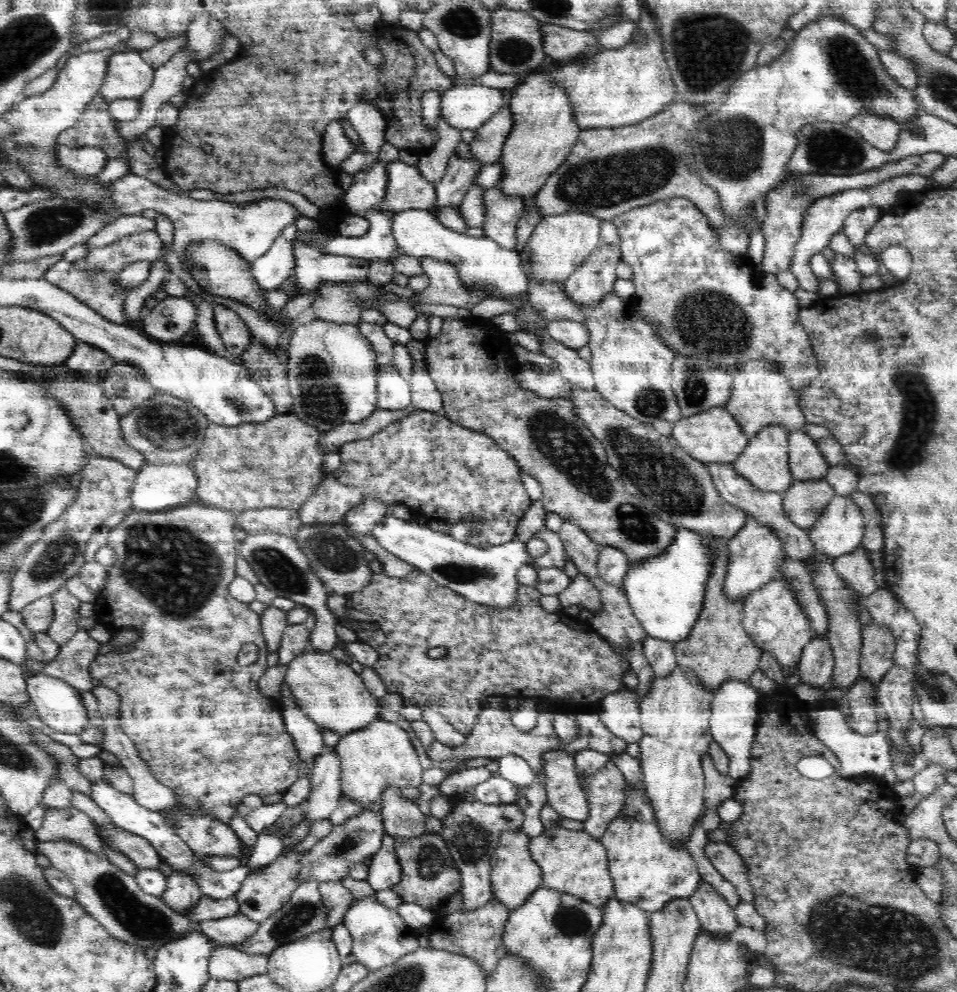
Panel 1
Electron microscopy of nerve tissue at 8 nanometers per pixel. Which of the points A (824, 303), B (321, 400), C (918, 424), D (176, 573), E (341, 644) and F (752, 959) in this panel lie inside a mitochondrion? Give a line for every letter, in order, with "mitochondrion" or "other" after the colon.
A: other
B: mitochondrion
C: mitochondrion
D: mitochondrion
E: other
F: other

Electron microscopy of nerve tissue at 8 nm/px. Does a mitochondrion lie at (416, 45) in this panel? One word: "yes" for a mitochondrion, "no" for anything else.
no

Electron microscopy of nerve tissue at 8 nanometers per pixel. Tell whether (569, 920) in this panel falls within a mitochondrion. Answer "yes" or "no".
yes

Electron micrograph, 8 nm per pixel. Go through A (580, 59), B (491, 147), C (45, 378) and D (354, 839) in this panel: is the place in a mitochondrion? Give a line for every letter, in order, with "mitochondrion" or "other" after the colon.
A: other
B: other
C: other
D: mitochondrion

